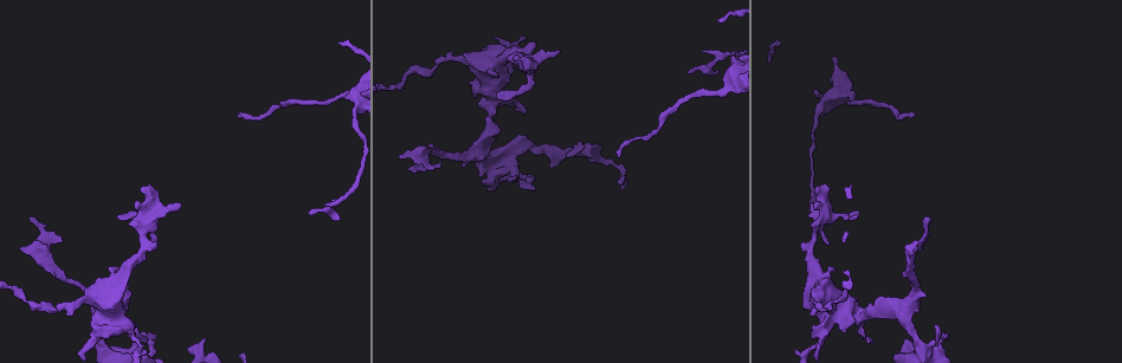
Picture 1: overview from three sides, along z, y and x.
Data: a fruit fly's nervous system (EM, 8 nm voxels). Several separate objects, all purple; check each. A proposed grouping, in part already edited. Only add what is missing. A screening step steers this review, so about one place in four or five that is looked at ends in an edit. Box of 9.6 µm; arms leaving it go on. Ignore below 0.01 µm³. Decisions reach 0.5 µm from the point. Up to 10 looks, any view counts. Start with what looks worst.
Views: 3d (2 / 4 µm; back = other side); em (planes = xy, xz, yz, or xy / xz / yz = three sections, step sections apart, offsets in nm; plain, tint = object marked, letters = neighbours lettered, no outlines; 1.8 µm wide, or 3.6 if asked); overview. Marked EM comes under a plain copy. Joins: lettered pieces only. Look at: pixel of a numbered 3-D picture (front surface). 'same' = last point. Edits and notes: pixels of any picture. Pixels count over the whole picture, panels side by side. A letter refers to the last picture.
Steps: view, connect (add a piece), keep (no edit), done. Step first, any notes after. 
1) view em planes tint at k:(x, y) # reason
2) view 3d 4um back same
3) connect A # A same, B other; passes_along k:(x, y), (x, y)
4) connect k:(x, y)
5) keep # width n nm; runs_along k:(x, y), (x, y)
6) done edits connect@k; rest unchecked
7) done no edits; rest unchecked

view 3d 4um at 1:(842, 94) # thin arm on a thick one

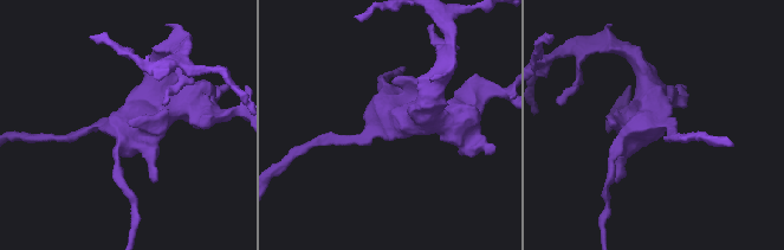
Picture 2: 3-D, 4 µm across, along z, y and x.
view em xz step 8 tint at 2:(112, 127) # arms 3; need the tissue

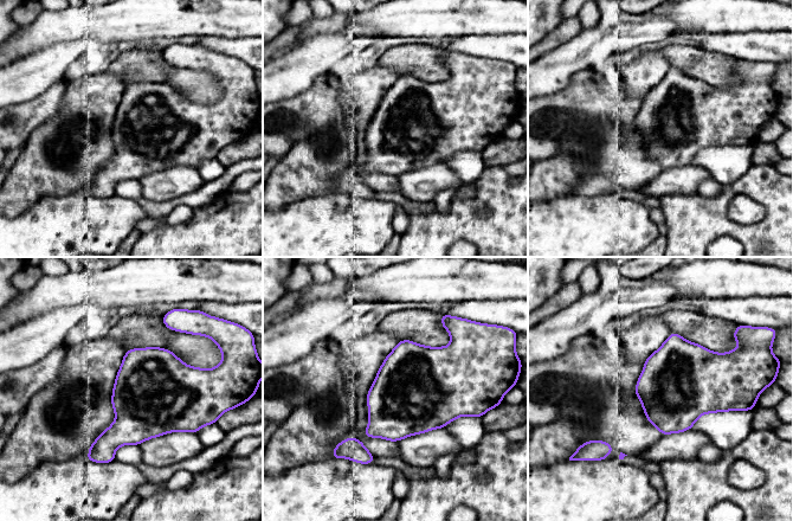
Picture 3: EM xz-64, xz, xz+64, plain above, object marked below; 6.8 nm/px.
view em planes letters same

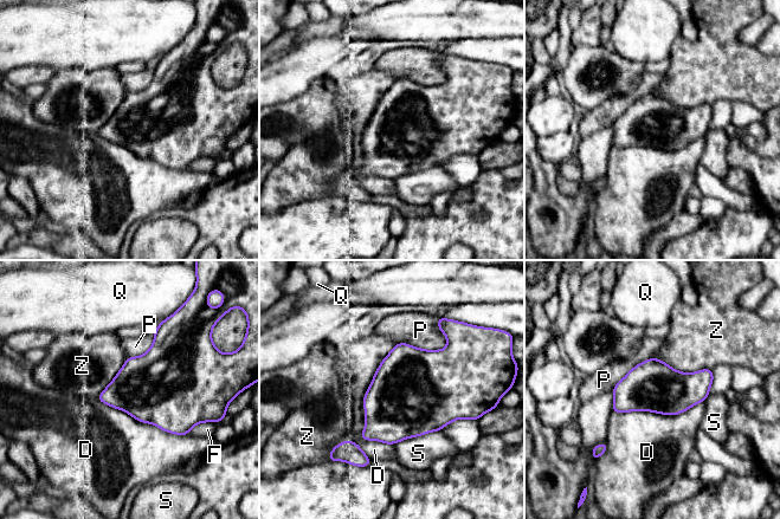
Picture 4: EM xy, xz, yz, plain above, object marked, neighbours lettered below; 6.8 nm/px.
keep # width 360 nm; longest_contact D 700 nm; D other, F other, P other, Q other, S other, Z other; no lettered piece goes on from it

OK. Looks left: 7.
view em planes letters at 1:(915, 114) # tapers out

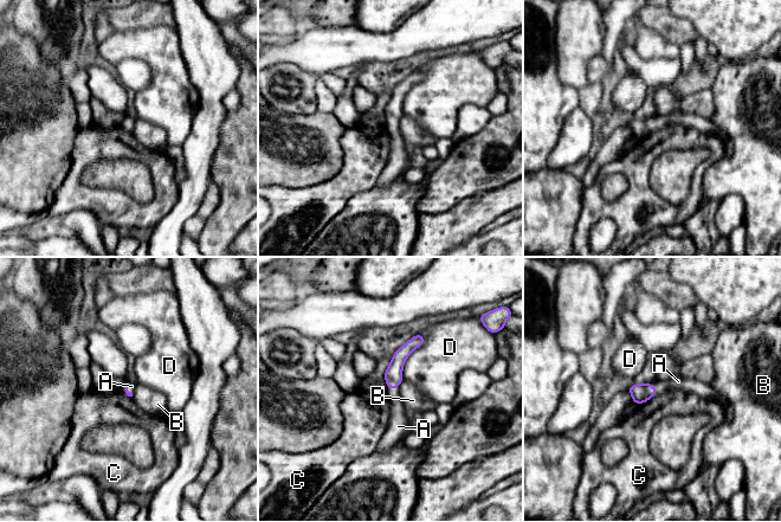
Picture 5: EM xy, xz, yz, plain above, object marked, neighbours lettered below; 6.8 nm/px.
connect A # A same, B other, C other, D other; passes_along 5:(640, 393), (656, 387), (678, 381); it goes on there

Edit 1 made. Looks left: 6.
view em xy step 8 letters at 1:(120, 216) # tapers out

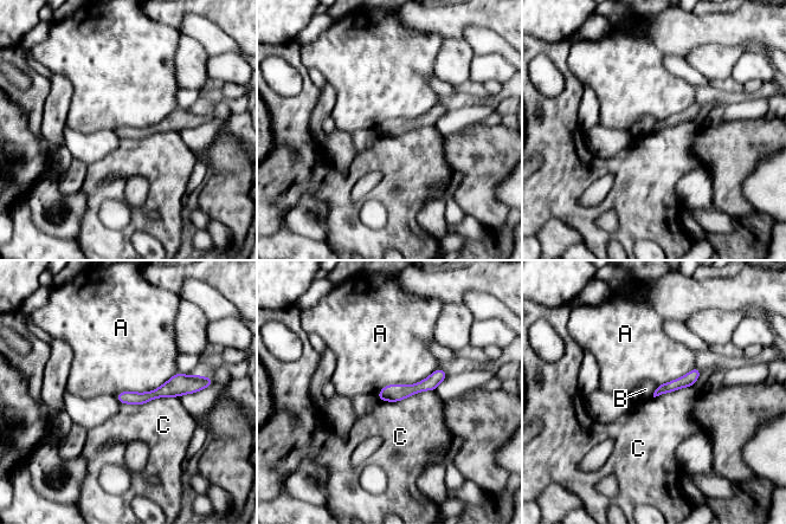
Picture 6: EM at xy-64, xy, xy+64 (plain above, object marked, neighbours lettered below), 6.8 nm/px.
keep # width 70 nm; A other, B other, C other; no lettered piece goes on from it

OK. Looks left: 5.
done edits connect@5; rest unchecked

